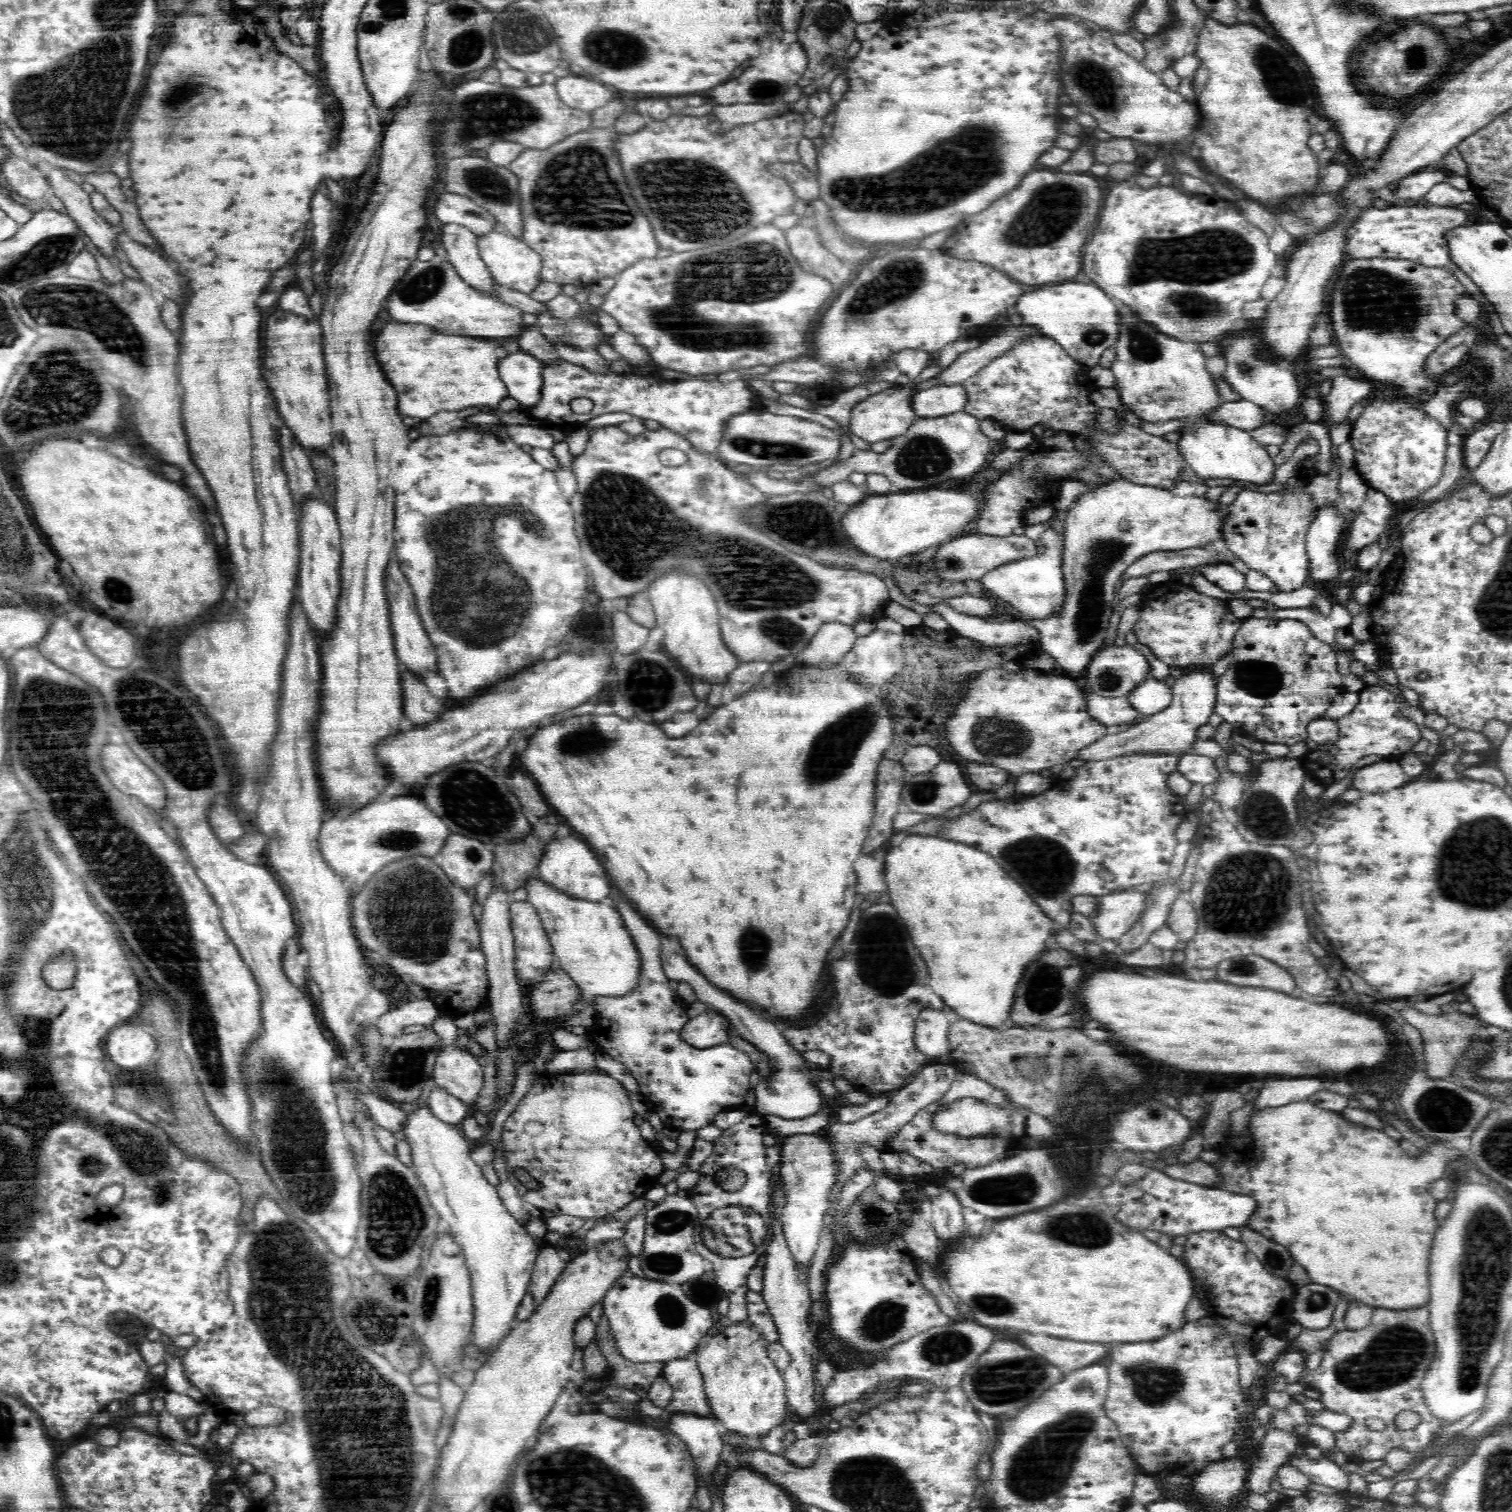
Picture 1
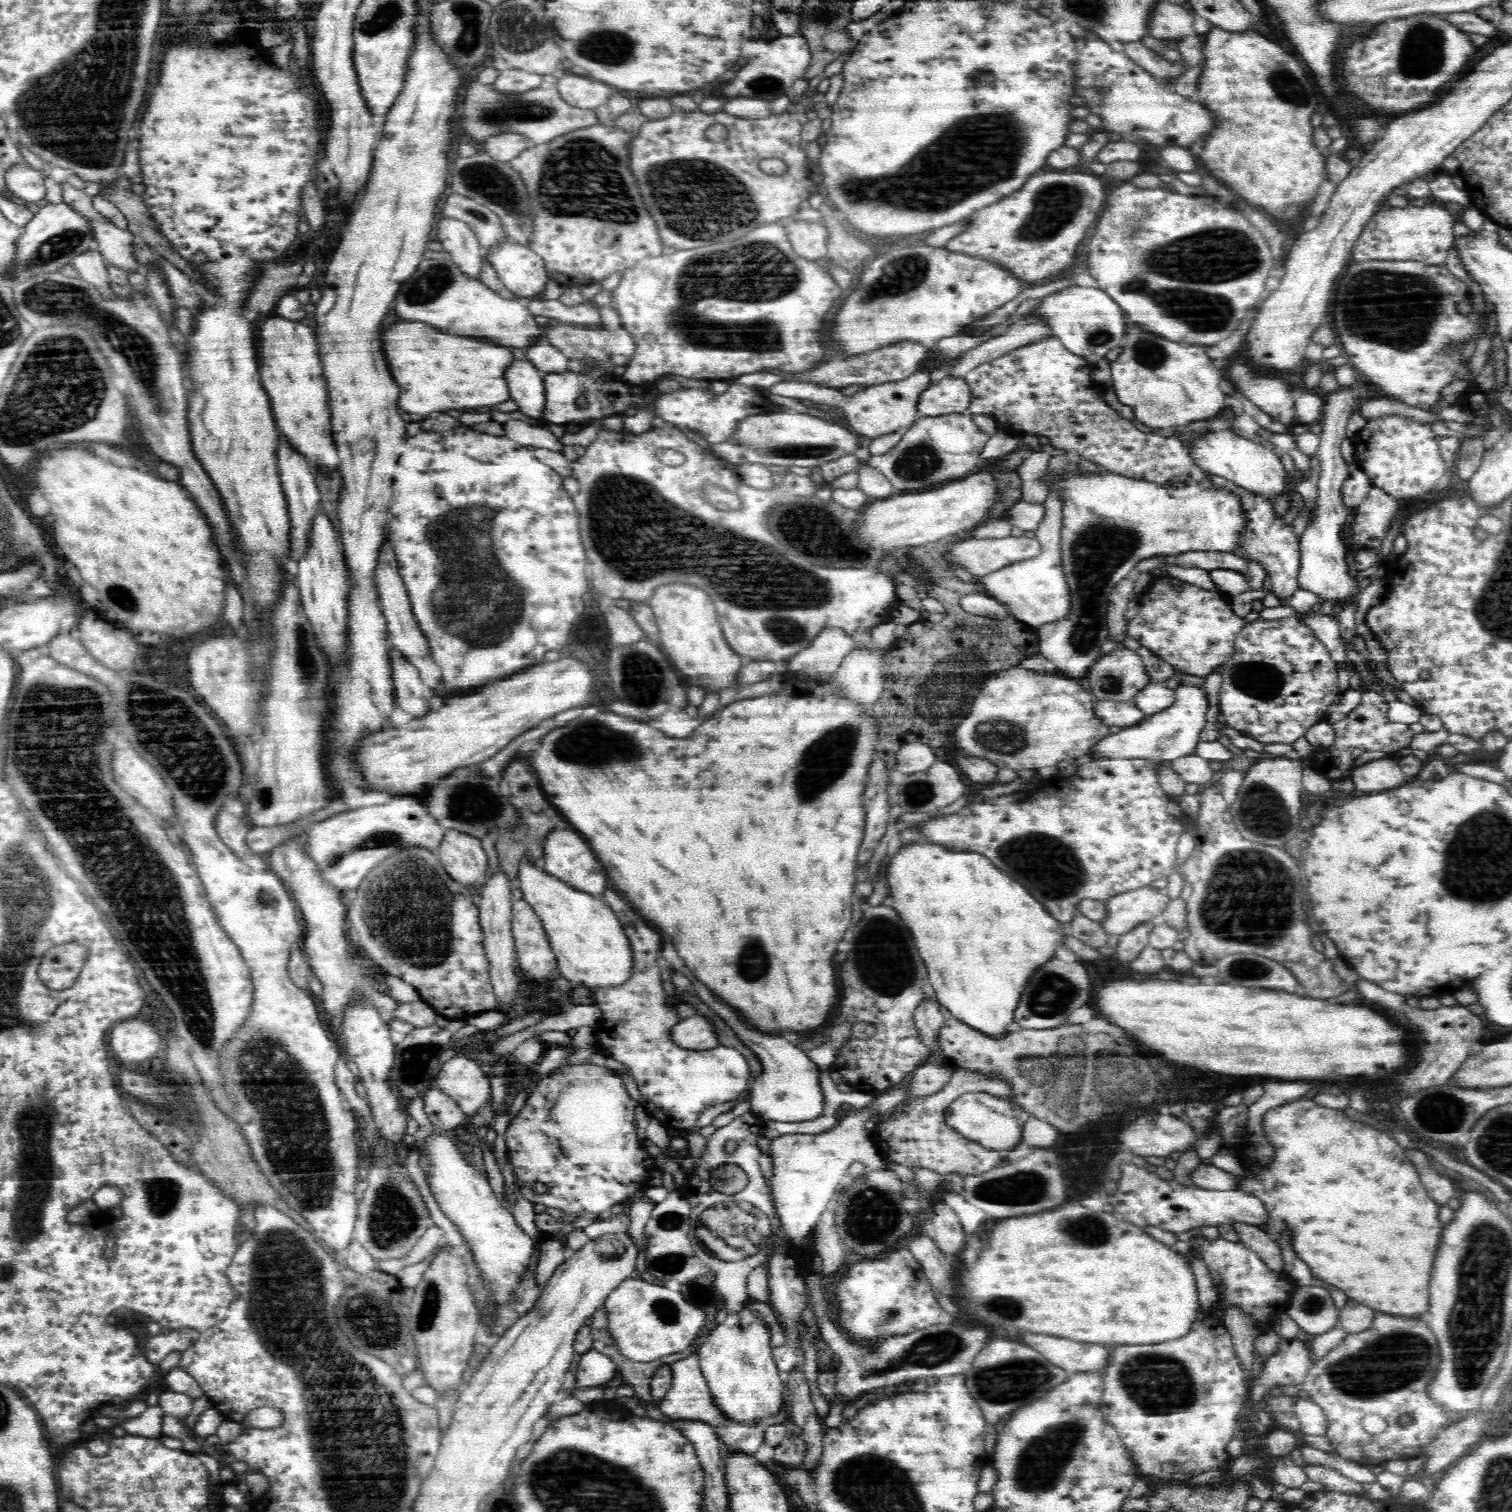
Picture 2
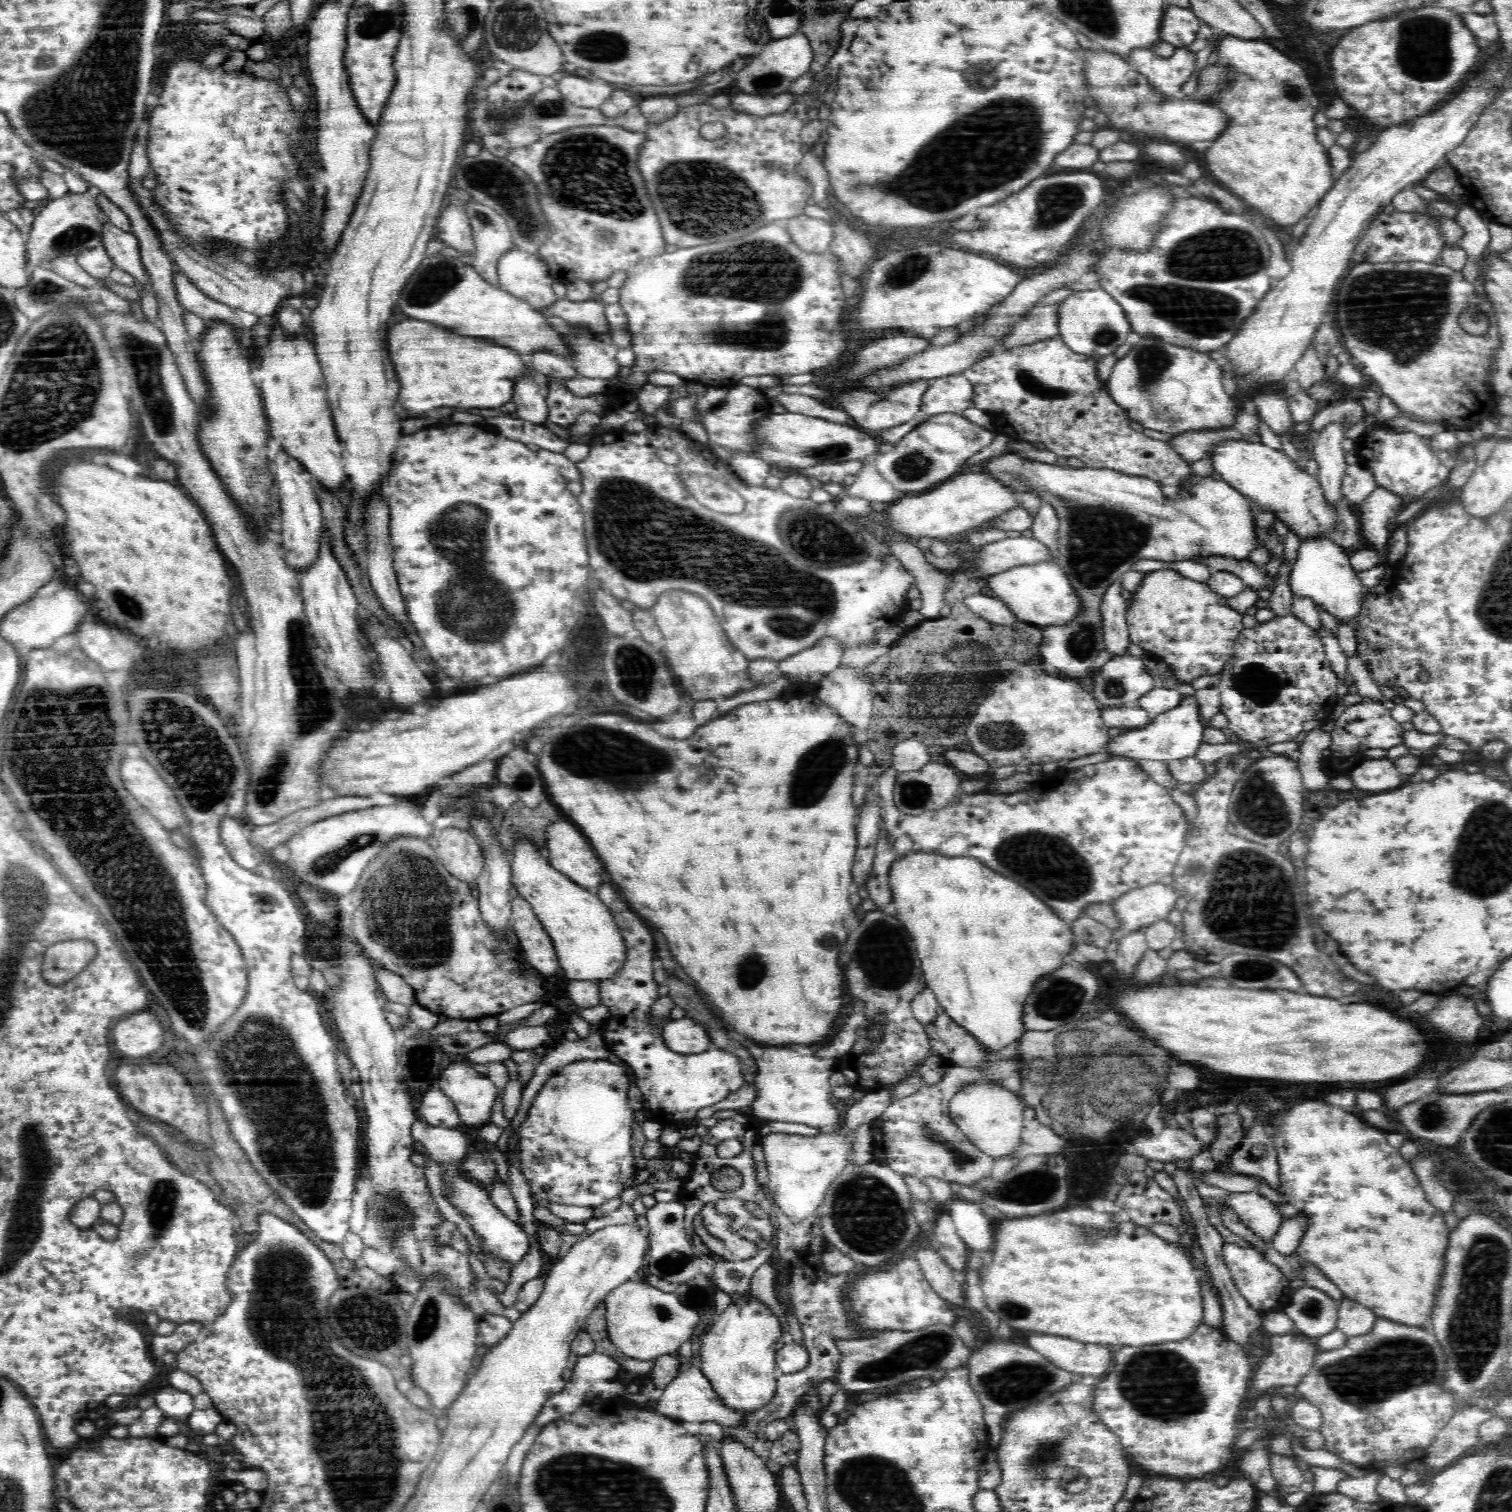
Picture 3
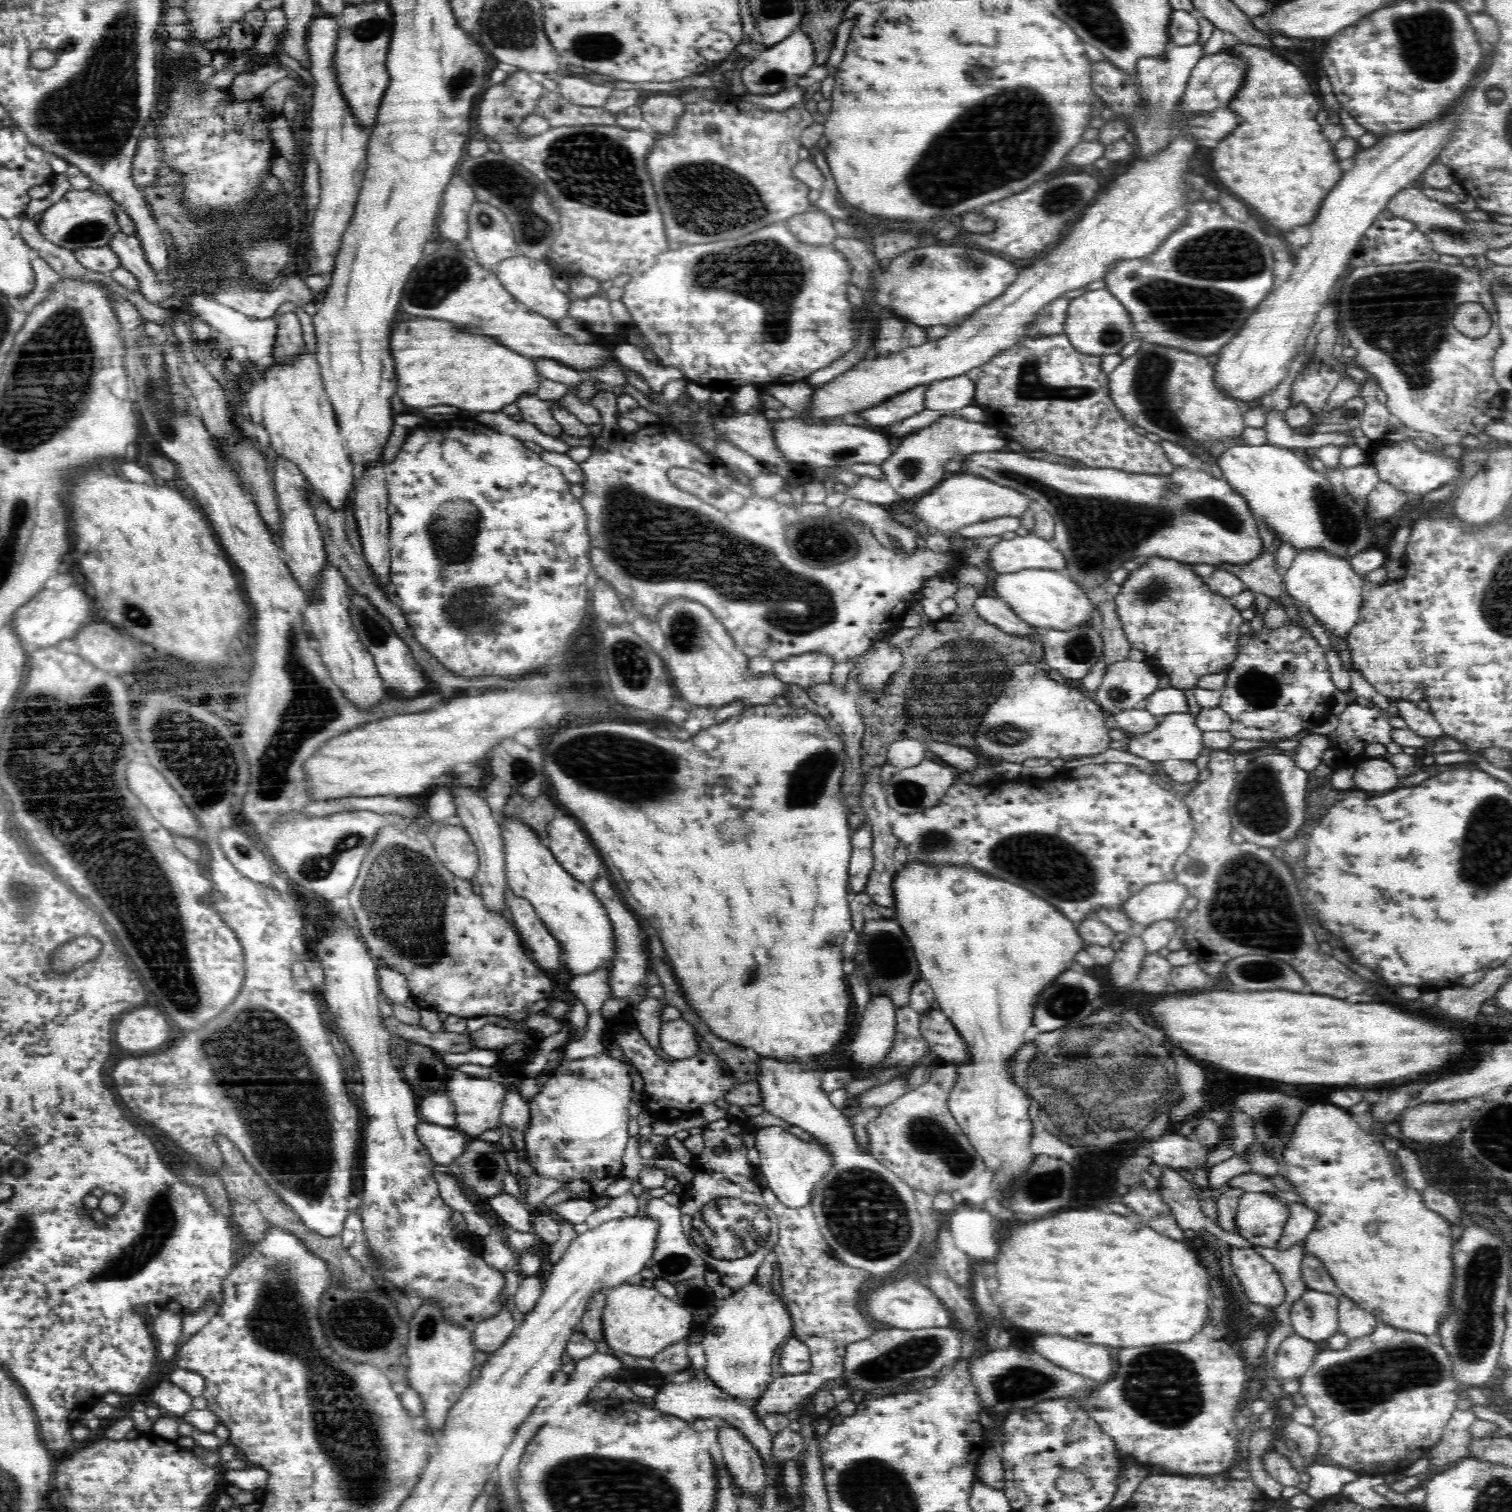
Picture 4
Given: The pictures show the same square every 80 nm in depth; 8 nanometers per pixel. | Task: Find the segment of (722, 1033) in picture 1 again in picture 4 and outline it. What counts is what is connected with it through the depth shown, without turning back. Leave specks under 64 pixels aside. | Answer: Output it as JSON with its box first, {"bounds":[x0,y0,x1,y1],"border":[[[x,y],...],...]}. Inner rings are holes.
{"bounds":[659,1018,700,1059],"border":[[[682,1018],[664,1022],[659,1032],[662,1052],[674,1059],[685,1059],[700,1054],[700,1045],[694,1033],[694,1025]]]}

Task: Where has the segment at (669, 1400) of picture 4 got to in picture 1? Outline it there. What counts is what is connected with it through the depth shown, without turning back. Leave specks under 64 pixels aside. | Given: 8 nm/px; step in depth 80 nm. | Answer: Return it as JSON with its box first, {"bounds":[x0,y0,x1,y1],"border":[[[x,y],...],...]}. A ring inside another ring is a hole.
{"bounds":[660,1358,713,1418],"border":[[[694,1358],[665,1362],[660,1376],[674,1390],[674,1398],[666,1414],[692,1413],[713,1418],[704,1391],[703,1377]]]}

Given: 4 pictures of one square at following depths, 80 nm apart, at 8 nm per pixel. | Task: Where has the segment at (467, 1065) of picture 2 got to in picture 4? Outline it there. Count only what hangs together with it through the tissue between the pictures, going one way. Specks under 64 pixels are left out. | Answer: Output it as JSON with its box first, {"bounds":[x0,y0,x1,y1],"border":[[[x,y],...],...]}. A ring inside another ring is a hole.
{"bounds":[443,1071,507,1136],"border":[[[452,1071],[449,1079],[445,1080],[443,1092],[453,1100],[456,1114],[458,1114],[458,1122],[456,1122],[458,1131],[472,1134],[472,1136],[480,1136],[482,1132],[490,1130],[490,1128],[498,1128],[498,1118],[501,1115],[500,1108],[503,1108],[507,1088],[490,1078],[472,1077],[464,1072]]]}

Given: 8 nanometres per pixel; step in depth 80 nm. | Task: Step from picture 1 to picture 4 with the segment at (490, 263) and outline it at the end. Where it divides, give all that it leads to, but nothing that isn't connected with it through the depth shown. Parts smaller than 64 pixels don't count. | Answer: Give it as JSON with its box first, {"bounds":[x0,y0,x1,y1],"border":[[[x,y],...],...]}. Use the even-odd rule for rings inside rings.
{"bounds":[494,256,573,322],"border":[[[527,256],[512,257],[500,261],[494,272],[502,283],[502,287],[529,310],[552,319],[554,322],[568,317],[573,300],[569,294],[560,293],[556,289],[548,264],[542,264],[542,262]]]}

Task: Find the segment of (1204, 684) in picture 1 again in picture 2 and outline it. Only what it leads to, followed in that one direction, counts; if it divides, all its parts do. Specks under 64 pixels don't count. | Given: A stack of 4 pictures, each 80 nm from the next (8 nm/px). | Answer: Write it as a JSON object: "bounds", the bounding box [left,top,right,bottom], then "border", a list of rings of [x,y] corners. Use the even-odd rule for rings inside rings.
{"bounds":[1089,683,1208,761],"border":[[[1179,683],[1175,689],[1174,702],[1164,710],[1149,715],[1141,723],[1120,728],[1117,733],[1109,734],[1094,746],[1089,756],[1110,759],[1144,758],[1145,760],[1174,761],[1195,752],[1201,741],[1200,733],[1208,726],[1208,697],[1203,686]]]}

